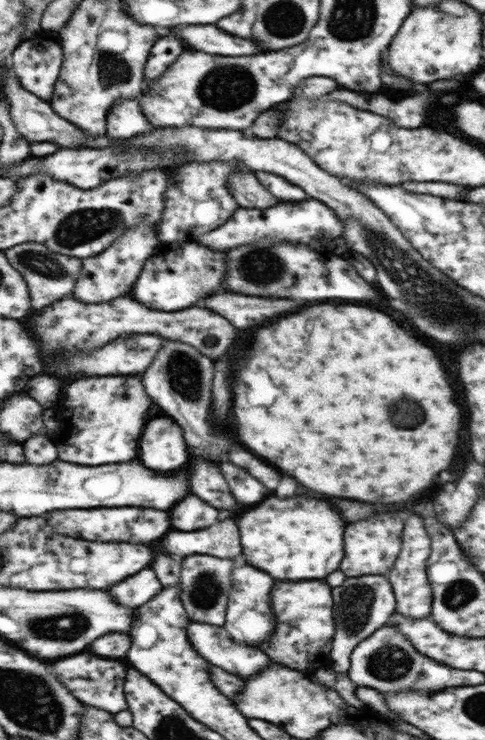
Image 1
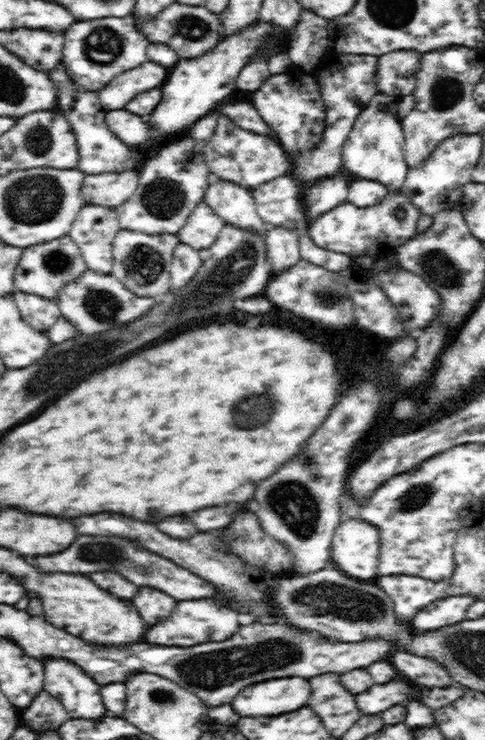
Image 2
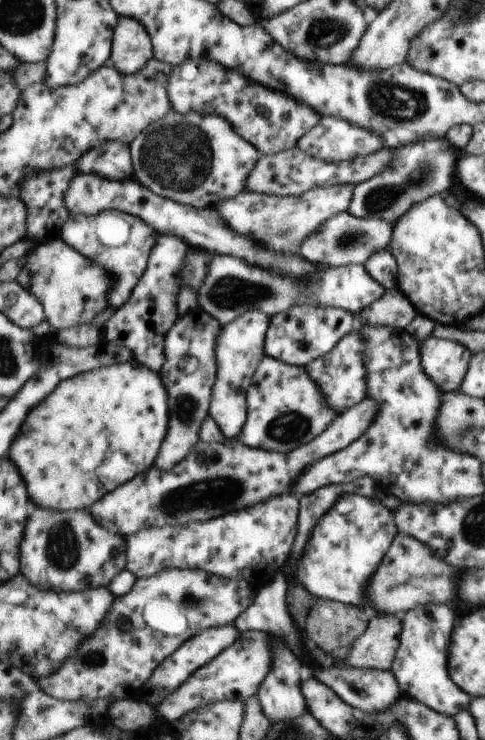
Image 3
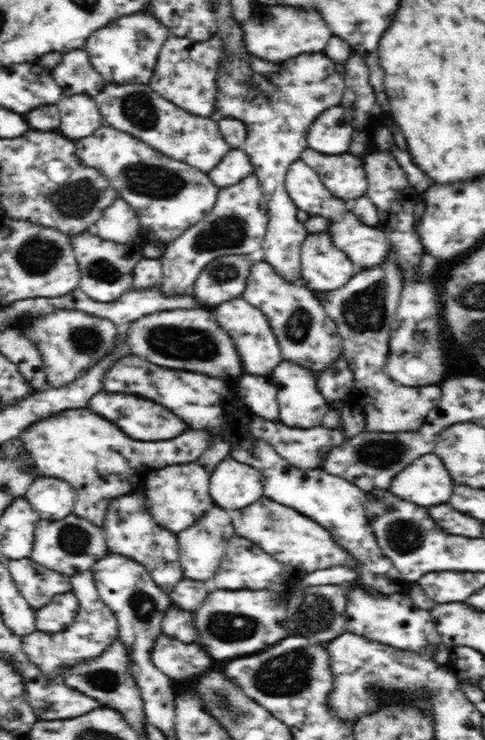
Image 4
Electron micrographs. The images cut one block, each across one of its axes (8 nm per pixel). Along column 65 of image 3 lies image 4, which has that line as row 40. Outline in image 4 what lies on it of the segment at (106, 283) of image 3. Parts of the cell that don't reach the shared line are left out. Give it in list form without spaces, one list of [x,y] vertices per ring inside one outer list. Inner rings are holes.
[[[255,5],[250,18],[243,24],[243,43],[250,55],[266,60],[268,64],[296,59],[307,53],[322,52],[333,36],[316,8]]]

